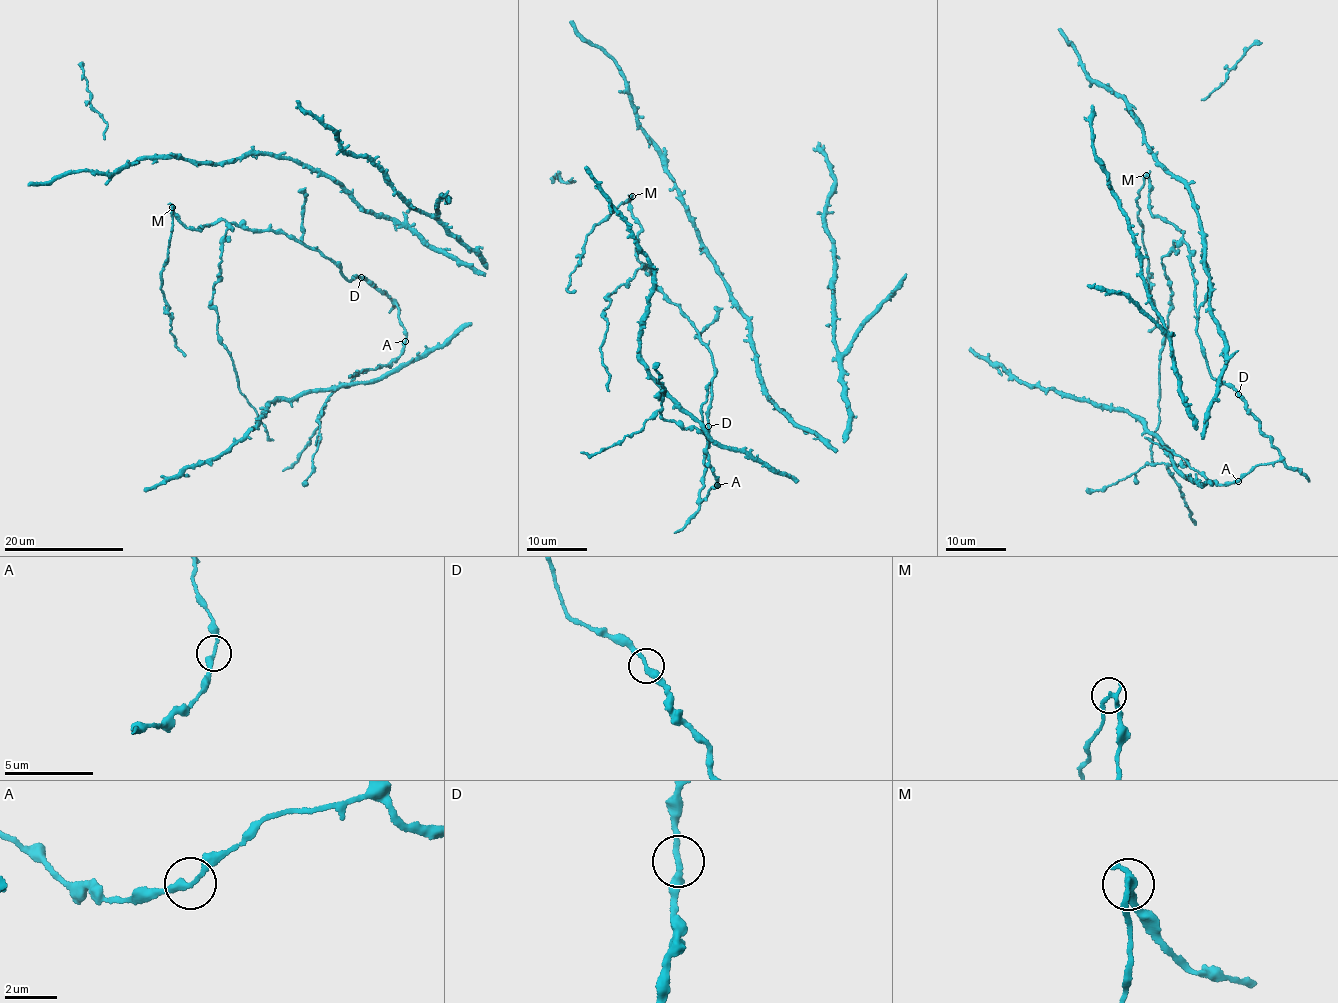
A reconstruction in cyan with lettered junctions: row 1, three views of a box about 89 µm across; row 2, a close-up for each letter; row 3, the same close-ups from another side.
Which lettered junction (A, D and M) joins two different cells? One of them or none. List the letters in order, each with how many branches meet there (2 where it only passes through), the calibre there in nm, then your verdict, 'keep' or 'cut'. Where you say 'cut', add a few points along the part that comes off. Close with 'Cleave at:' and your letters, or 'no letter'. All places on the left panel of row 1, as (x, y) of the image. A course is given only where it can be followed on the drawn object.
A: 2 branches meet; 240 nm thick; keep
D: 2 branches meet; 260 nm thick; keep
M: 2 branches meet; 240 nm thick; cut; foreign part runs (172, 208), (170, 242), (166, 265), (161, 272), (161, 291), (170, 317), (169, 333), (185, 357)
Cleave at: M

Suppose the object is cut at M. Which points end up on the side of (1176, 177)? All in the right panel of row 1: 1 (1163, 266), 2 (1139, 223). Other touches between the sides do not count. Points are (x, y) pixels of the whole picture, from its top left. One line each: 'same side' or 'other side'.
1: same side
2: other side

